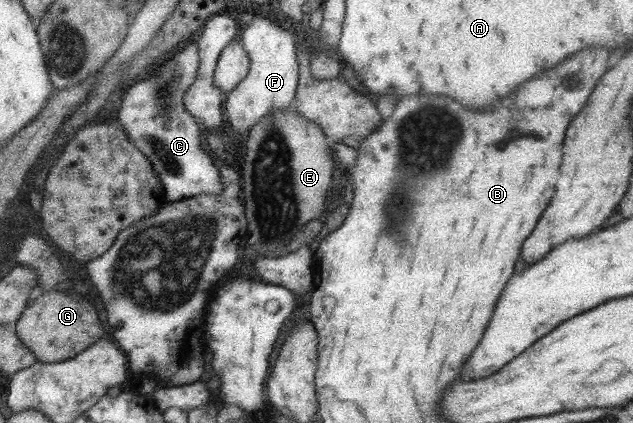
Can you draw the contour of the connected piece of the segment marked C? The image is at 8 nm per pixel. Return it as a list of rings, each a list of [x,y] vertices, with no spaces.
[[[196,36],[177,48],[172,56],[160,60],[148,74],[126,84],[116,112],[122,133],[152,165],[168,203],[188,200],[198,194],[218,196],[222,192],[218,169],[210,163],[211,156],[201,150],[202,129],[185,111],[183,103],[187,87],[197,77],[198,65]]]

